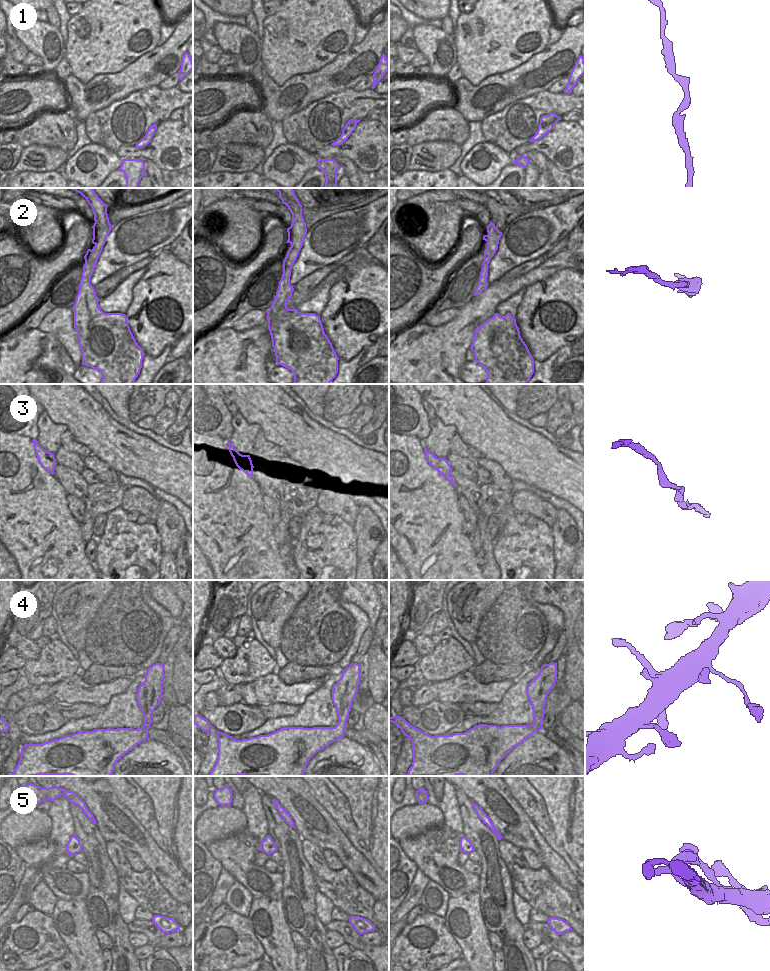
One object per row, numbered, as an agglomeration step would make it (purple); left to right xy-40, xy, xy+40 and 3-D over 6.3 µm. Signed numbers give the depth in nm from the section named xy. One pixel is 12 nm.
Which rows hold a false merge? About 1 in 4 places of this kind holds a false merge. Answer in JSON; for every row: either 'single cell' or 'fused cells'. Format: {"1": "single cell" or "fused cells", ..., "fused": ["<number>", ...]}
{"1": "single cell", "2": "single cell", "3": "single cell", "4": "single cell", "5": "single cell", "fused": []}

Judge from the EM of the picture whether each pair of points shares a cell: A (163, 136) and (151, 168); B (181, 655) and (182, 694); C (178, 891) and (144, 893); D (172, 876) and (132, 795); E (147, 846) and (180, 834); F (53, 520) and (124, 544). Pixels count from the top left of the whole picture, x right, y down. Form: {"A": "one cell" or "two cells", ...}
{"A": "two cells", "B": "one cell", "C": "two cells", "D": "two cells", "E": "two cells", "F": "two cells"}

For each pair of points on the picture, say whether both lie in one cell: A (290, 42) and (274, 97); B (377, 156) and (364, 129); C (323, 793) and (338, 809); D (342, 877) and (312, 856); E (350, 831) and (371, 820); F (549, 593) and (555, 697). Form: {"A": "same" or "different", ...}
{"A": "different", "B": "same", "C": "same", "D": "same", "E": "different", "F": "different"}

